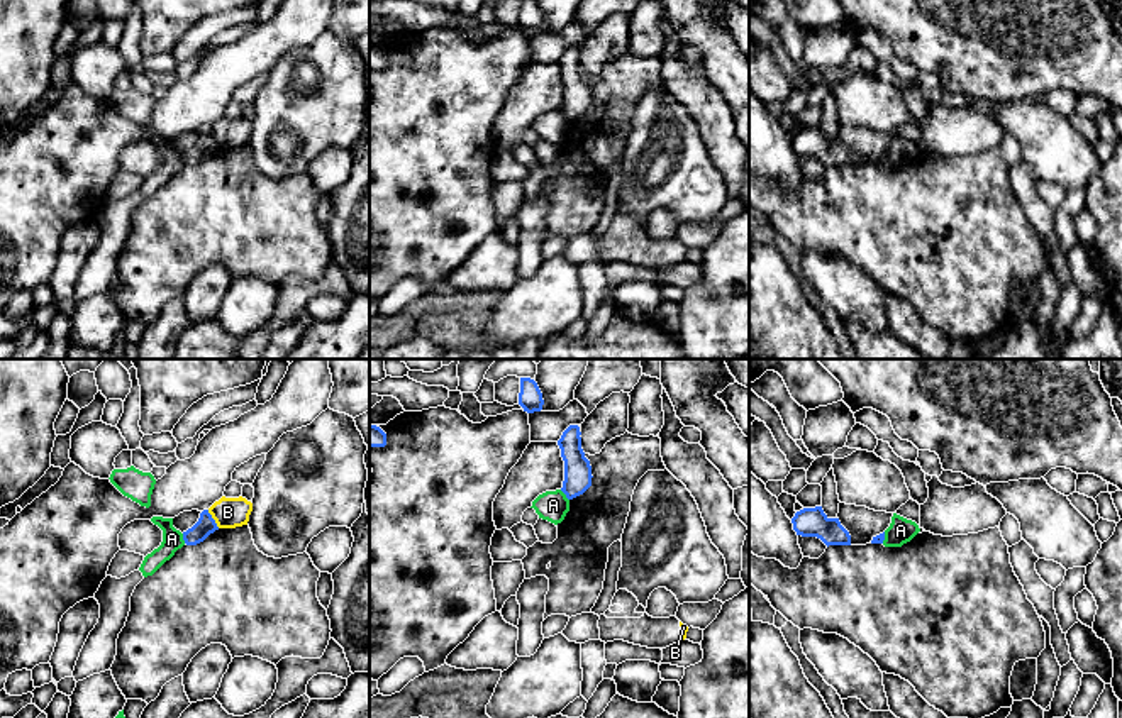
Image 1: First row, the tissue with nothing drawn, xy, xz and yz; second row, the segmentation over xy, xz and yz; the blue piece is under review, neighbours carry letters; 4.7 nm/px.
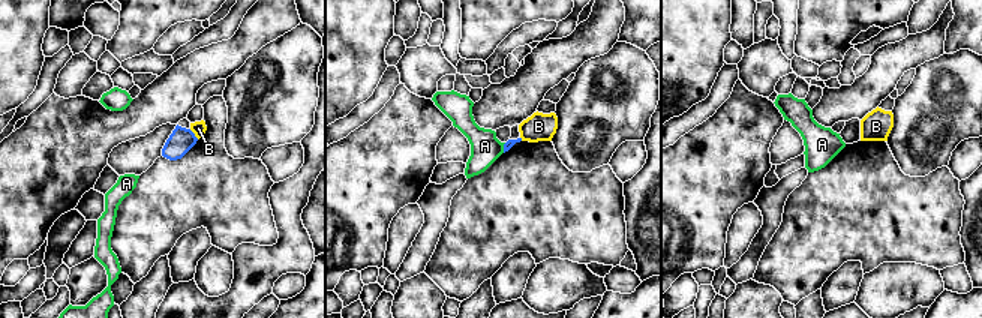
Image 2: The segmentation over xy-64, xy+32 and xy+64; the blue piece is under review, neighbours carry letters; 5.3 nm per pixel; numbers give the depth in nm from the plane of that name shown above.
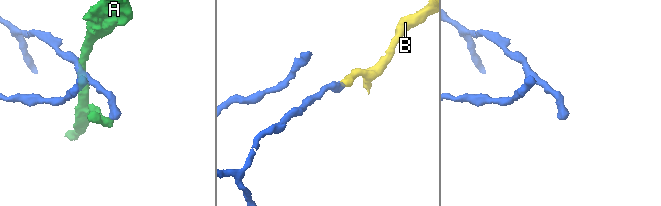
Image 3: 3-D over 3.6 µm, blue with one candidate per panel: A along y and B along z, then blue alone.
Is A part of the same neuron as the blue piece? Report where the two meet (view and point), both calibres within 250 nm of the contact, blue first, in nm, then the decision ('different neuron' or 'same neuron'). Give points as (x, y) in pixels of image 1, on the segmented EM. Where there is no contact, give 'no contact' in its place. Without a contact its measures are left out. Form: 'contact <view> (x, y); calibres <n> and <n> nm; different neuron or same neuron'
contact xz (565, 493); calibres 130 and 140 nm; different neuron

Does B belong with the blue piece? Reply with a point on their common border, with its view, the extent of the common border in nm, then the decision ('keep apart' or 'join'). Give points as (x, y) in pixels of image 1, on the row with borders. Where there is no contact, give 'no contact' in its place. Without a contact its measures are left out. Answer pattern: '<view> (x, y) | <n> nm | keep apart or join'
xy (212, 519) | 110 nm | keep apart

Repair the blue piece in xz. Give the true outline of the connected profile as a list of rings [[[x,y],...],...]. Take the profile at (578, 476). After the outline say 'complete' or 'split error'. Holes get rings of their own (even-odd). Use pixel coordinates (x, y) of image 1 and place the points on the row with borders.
[[[569,425],[558,445],[564,461],[564,481],[561,491],[568,500],[583,494],[592,486],[592,466],[581,449],[581,432],[578,425]]]; complete

